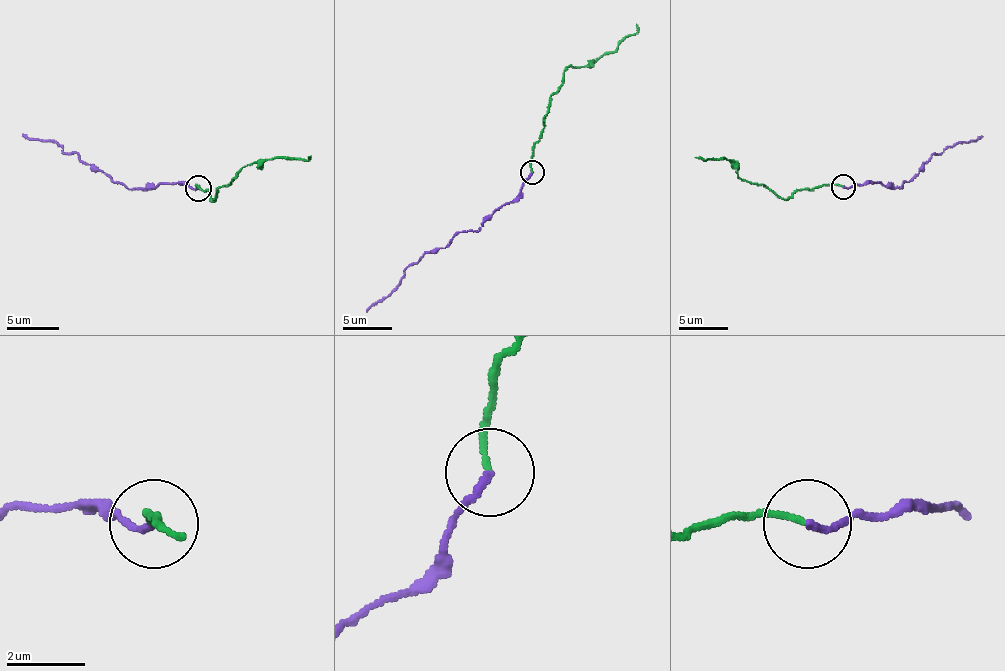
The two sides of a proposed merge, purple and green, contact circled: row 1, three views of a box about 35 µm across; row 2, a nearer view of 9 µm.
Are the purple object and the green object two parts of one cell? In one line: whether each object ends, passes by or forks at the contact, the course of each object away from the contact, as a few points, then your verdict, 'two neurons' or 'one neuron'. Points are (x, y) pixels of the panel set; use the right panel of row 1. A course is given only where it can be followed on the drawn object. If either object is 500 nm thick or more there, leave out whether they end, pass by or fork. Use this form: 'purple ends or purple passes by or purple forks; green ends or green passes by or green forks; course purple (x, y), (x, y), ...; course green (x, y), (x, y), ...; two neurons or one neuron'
purple ends; green ends; course purple (842, 187), (872, 182), (901, 187), (933, 153), (982, 136); course green (842, 187), (818, 185), (798, 190), (781, 199), (766, 187), (742, 180), (737, 163), (725, 158), (695, 158); one neuron

